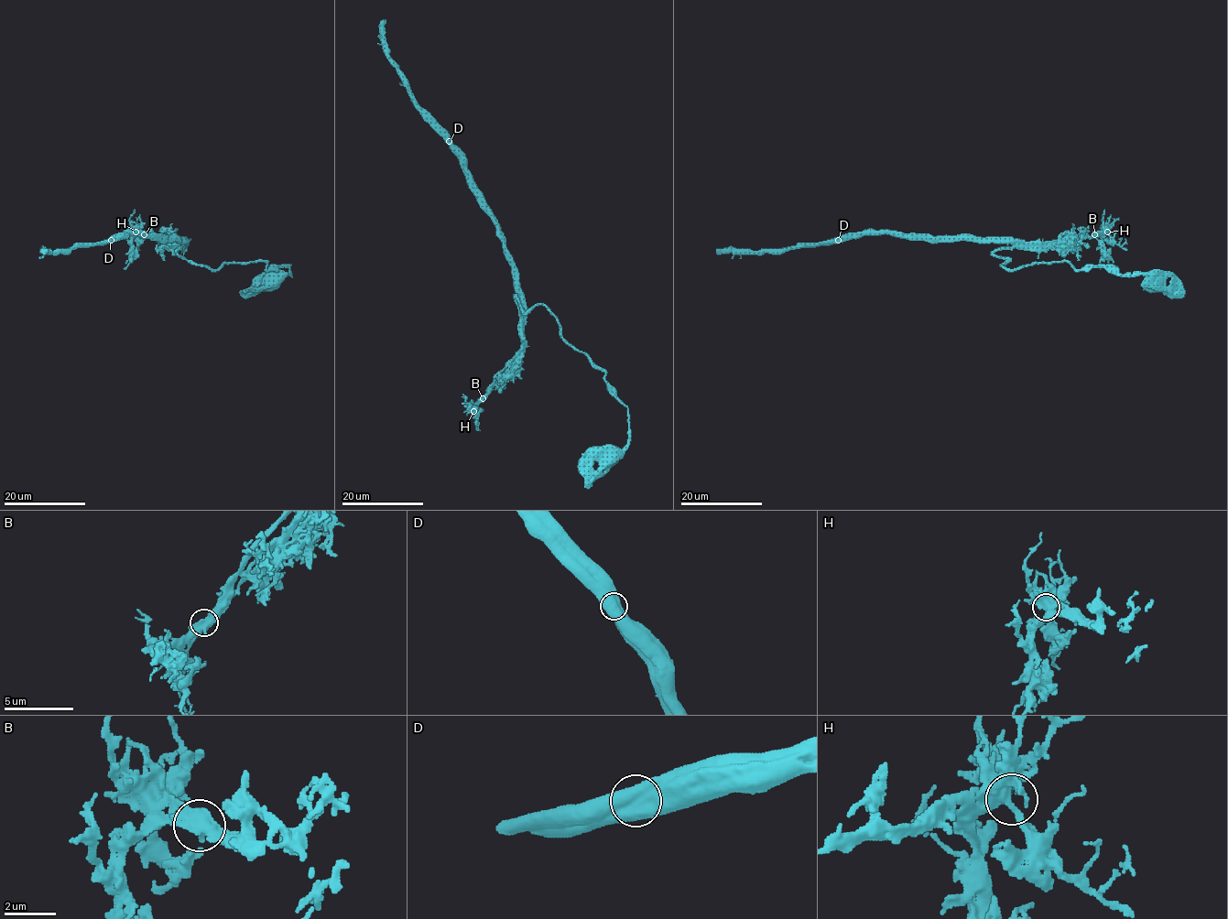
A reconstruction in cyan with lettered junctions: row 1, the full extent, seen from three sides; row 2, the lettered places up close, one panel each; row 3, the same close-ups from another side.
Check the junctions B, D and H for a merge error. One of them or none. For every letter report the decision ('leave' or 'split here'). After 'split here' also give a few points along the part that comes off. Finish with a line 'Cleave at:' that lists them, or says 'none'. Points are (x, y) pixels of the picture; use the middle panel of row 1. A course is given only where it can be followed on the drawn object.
B: leave
D: split here | (449, 141), (503, 241), (524, 308), (524, 347), (477, 402), (461, 404)
H: leave
Cleave at: D

